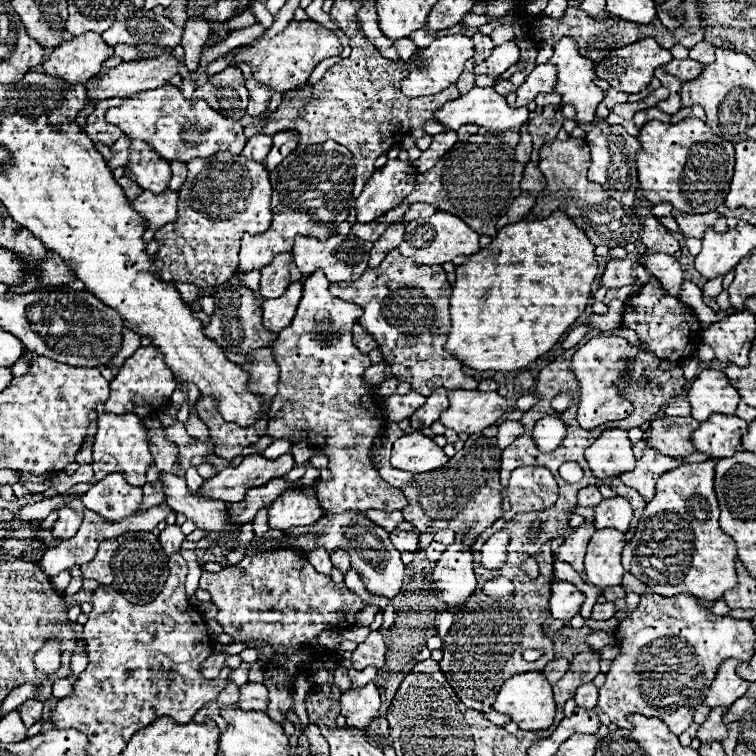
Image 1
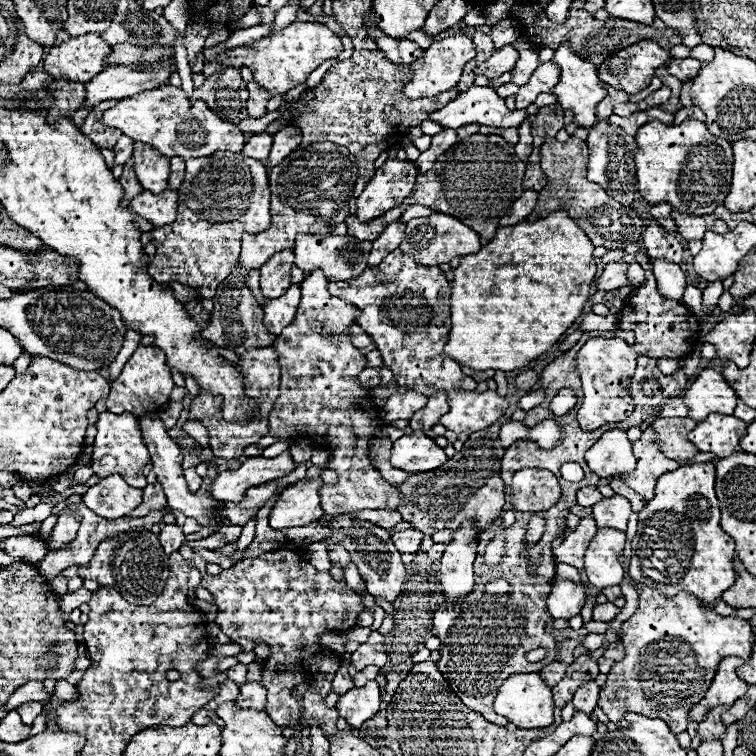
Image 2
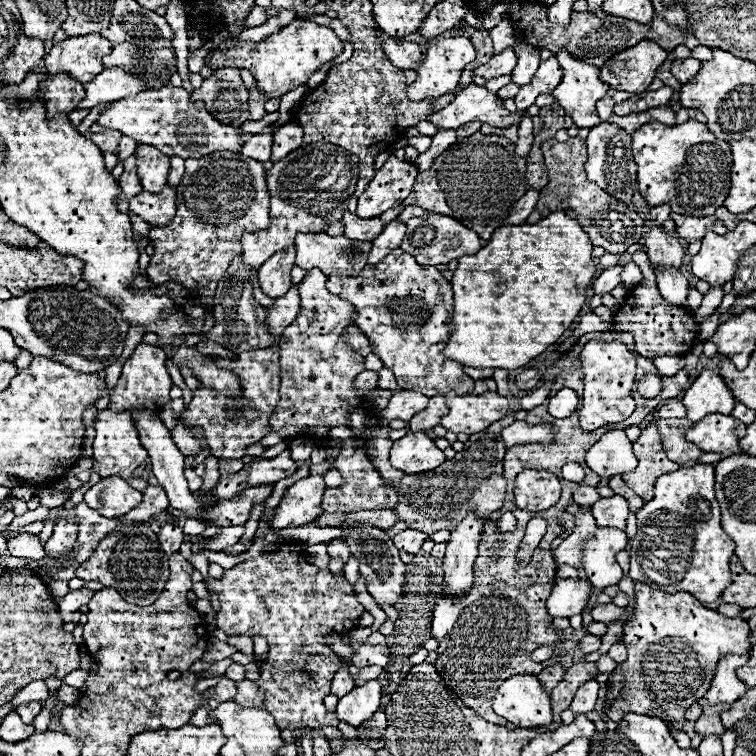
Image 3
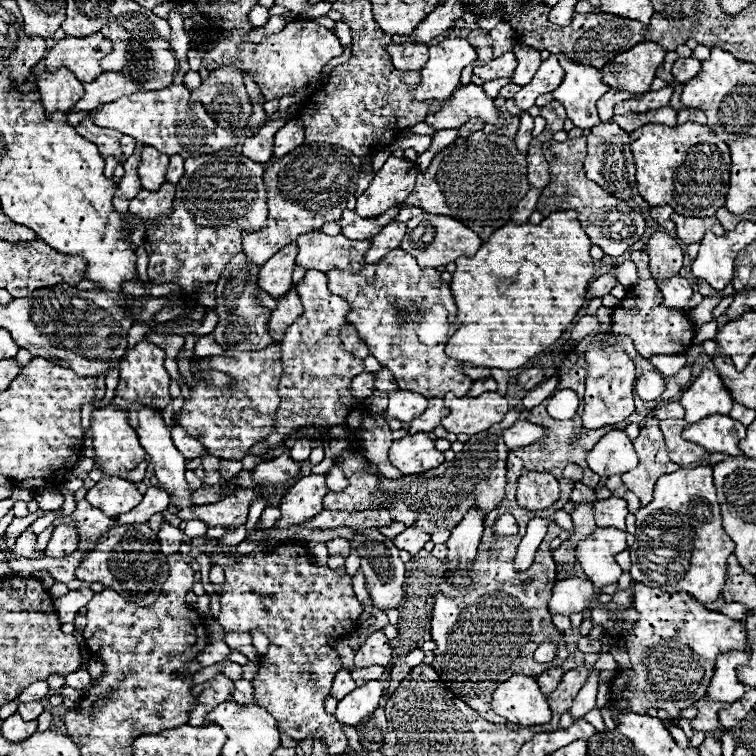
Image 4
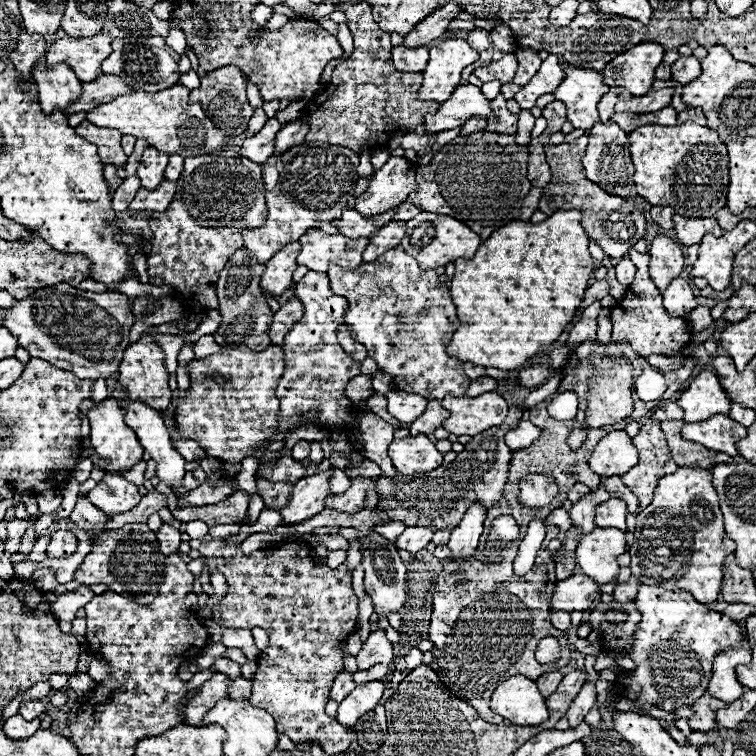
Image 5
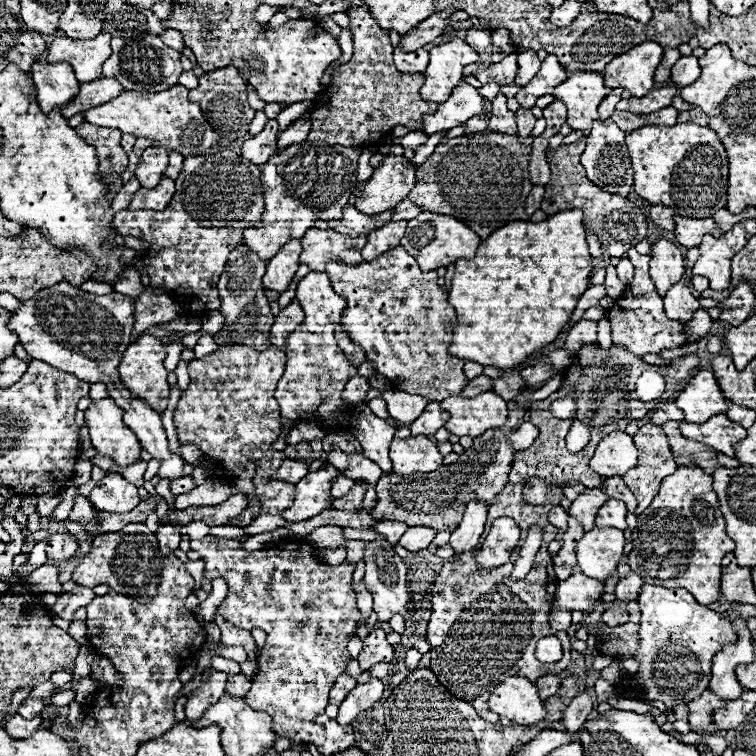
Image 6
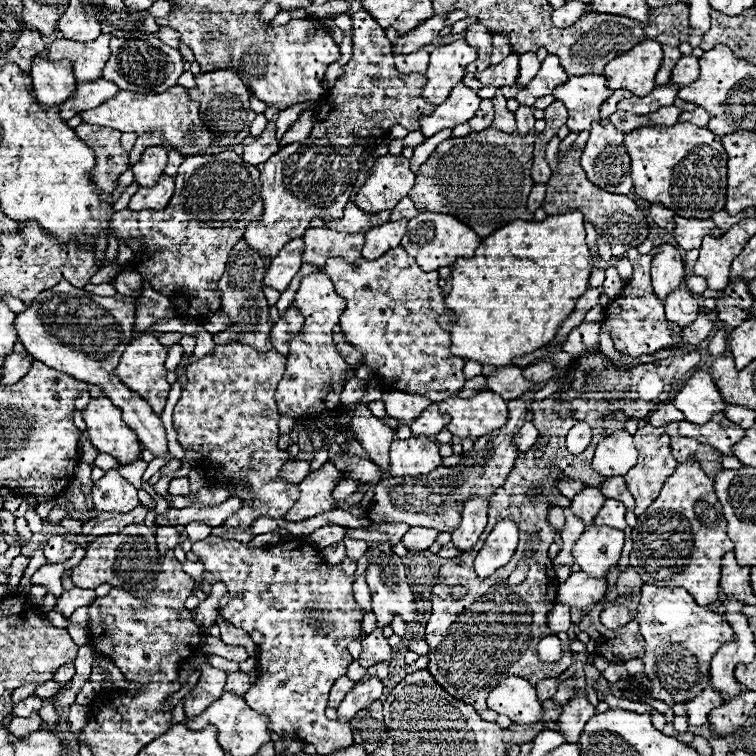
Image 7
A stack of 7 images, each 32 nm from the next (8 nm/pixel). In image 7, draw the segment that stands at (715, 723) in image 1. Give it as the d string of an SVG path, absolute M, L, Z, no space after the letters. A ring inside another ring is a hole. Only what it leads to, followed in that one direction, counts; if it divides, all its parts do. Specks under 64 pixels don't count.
M712 688L702 690L702 694L698 694L696 698L692 698L692 700L686 702L688 724L690 726L706 726L710 710L718 708L722 704L724 704L724 700L722 700L722 696L716 690L712 690Z

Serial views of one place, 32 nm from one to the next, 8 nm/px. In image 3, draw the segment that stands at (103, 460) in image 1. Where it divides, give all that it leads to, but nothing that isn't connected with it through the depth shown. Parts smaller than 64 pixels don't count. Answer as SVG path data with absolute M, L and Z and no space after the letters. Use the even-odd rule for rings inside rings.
M100 410L94 422L94 430L96 430L96 438L94 438L94 472L98 472L102 478L106 476L122 476L126 478L126 482L130 482L132 486L136 486L136 490L144 492L148 482L146 480L134 480L130 478L132 472L146 462L148 454L146 450L140 446L138 440L138 432L130 420L128 412L114 412L114 410Z

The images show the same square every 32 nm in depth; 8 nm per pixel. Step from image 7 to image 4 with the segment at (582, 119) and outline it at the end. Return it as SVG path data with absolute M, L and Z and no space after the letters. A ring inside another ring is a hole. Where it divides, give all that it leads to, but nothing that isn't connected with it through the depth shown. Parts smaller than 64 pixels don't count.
M562 56L558 58L566 74L562 84L552 92L554 100L564 104L566 114L576 128L586 130L600 124L596 102L610 90L610 86L602 82L600 70L570 62Z

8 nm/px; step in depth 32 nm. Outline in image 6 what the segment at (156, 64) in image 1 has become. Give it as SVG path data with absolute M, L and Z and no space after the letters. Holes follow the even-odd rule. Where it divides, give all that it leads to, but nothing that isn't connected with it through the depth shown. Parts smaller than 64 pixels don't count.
M98 78L96 82L80 82L80 90L76 98L72 98L72 102L68 102L62 108L62 116L72 118L74 114L80 114L84 110L90 110L94 106L100 106L116 98L116 94L120 92L124 92L124 88L114 78Z

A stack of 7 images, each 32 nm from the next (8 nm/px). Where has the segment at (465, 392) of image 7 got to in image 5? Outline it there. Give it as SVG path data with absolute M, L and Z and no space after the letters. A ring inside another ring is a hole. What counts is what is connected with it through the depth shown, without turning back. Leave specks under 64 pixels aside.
M480 376L480 378L476 378L476 380L470 382L470 386L468 386L468 390L466 390L464 396L474 398L474 396L480 396L484 392L494 392L494 388L496 388L496 380L494 378Z

